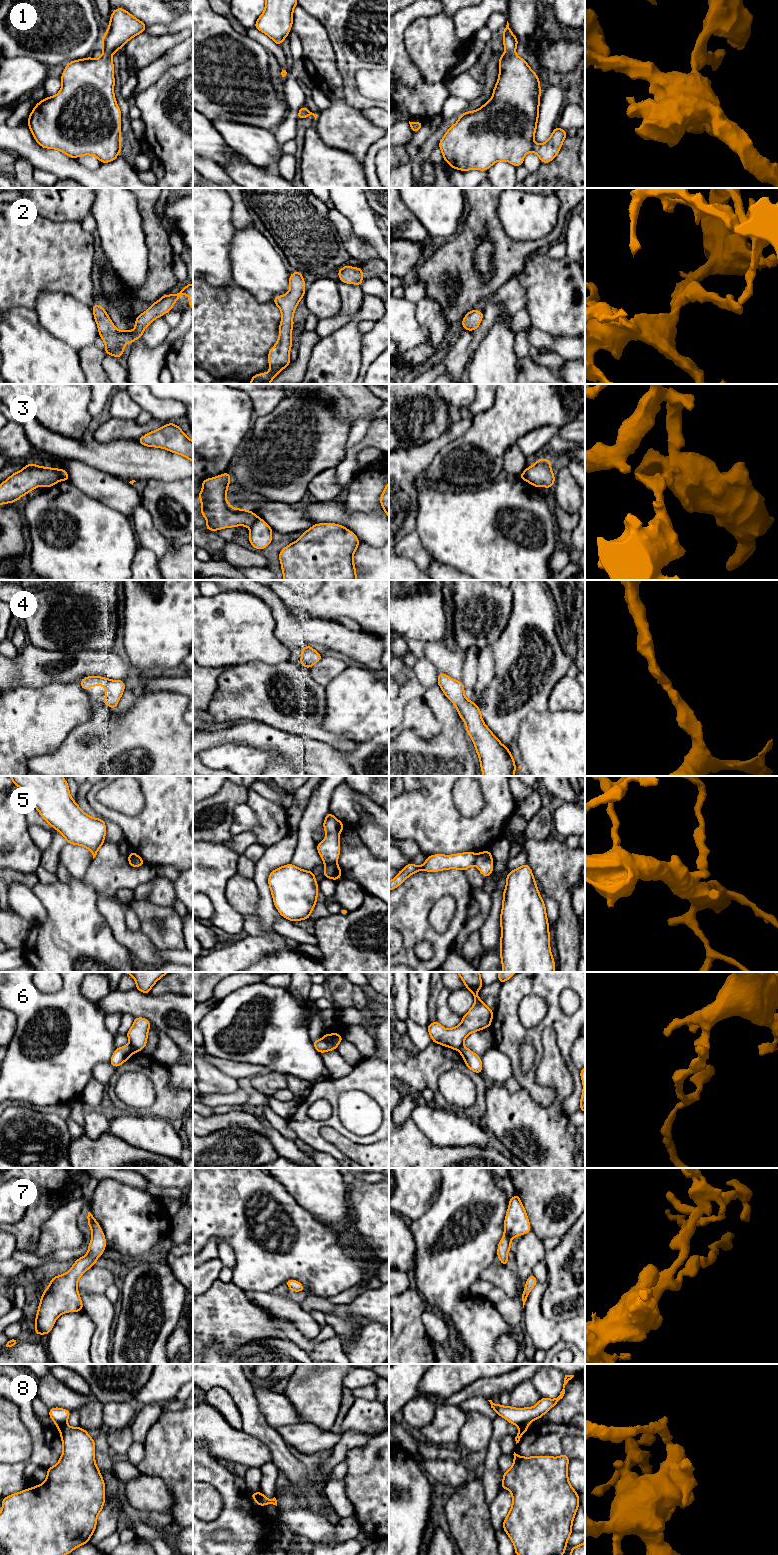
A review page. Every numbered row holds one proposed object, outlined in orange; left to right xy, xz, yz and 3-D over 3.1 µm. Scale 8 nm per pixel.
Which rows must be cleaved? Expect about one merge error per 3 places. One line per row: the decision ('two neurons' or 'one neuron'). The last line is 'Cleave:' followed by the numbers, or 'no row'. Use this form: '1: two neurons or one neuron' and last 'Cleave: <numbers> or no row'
1: one neuron
2: one neuron
3: two neurons
4: one neuron
5: two neurons
6: two neurons
7: one neuron
8: two neurons
Cleave: 3, 5, 6, 8

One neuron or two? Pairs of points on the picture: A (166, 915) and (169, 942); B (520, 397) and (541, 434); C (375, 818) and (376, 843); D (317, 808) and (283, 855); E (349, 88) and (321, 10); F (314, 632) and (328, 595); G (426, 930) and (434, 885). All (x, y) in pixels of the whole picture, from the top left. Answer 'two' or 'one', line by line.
A: one
B: two
C: one
D: two
E: one
F: two
G: one

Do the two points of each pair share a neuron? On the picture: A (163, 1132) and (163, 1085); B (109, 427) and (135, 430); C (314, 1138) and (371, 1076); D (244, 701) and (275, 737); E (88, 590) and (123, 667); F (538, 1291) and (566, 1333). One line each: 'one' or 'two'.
A: two
B: one
C: one
D: two
E: two
F: one

